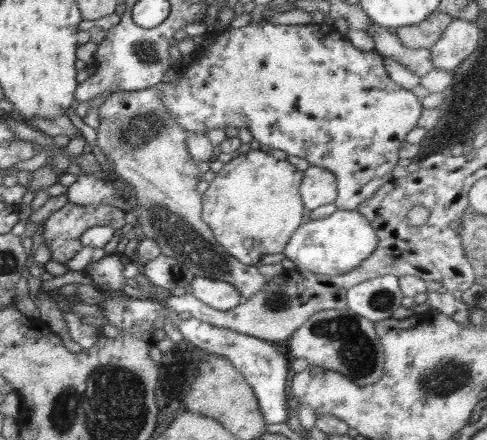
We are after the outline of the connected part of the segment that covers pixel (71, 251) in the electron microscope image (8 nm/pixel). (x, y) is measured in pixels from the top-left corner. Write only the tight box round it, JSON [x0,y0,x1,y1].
[44,202,126,265]

